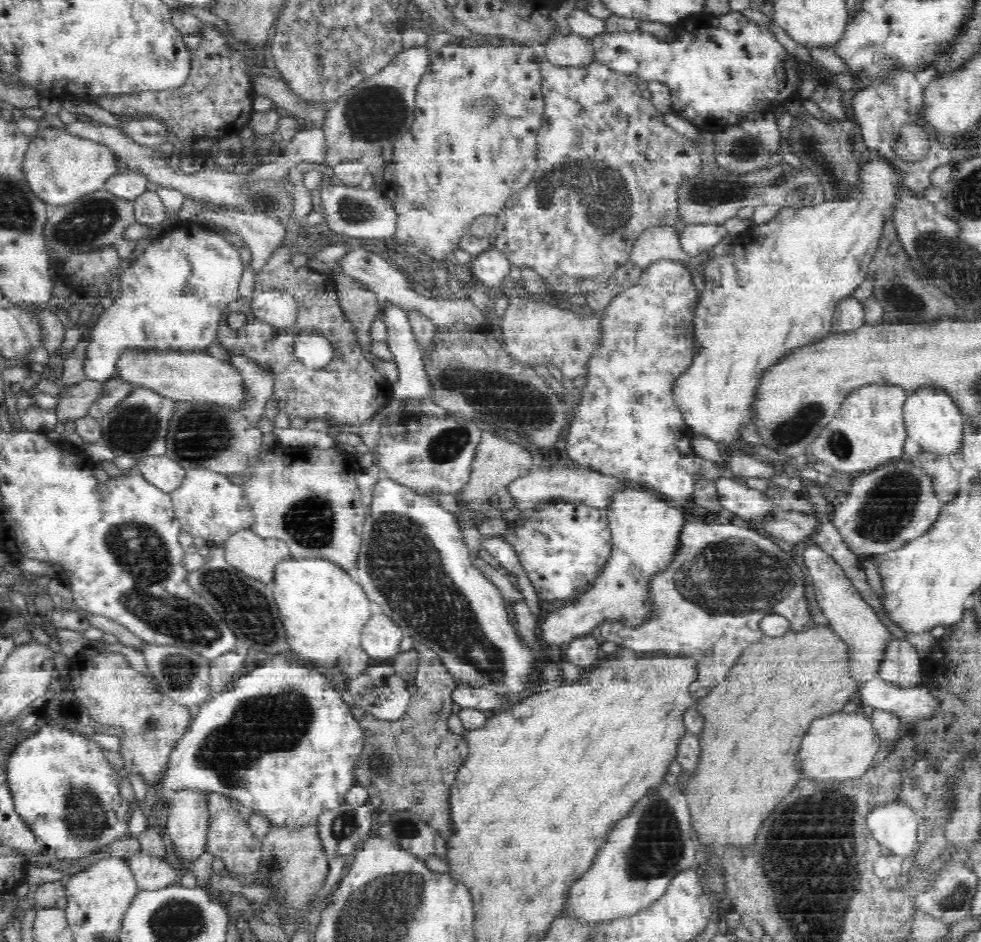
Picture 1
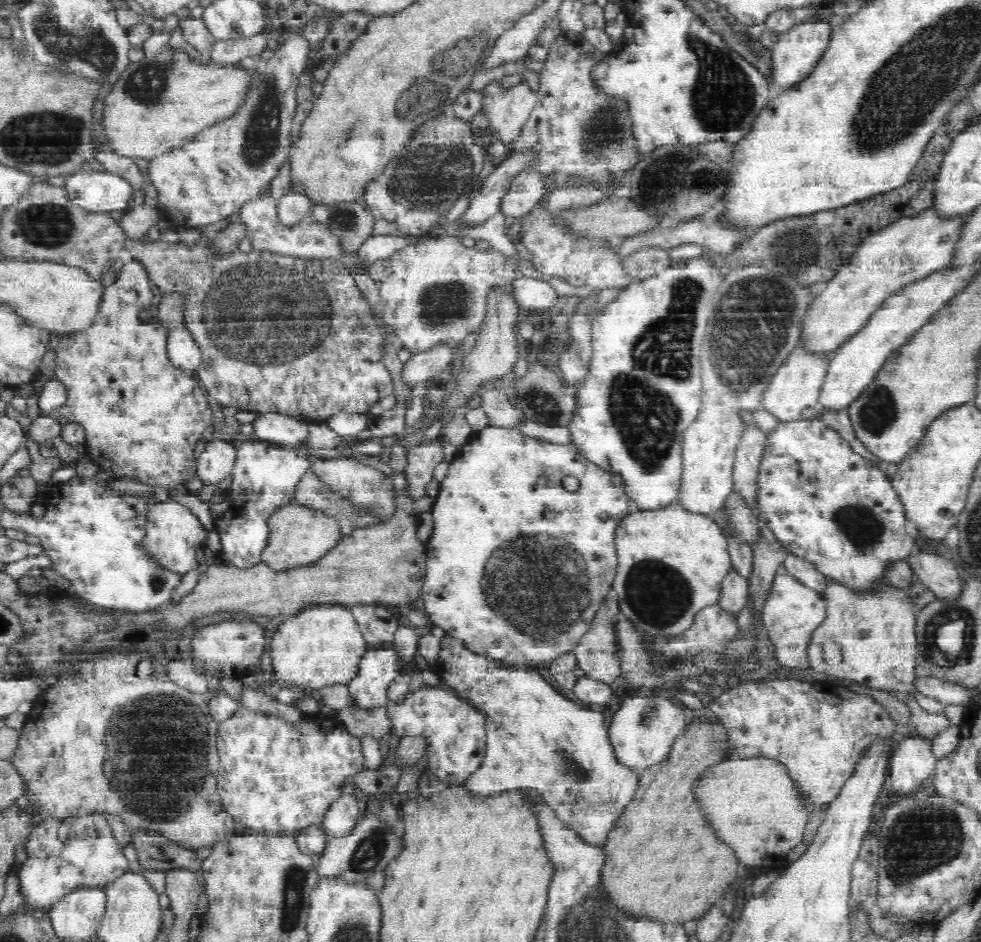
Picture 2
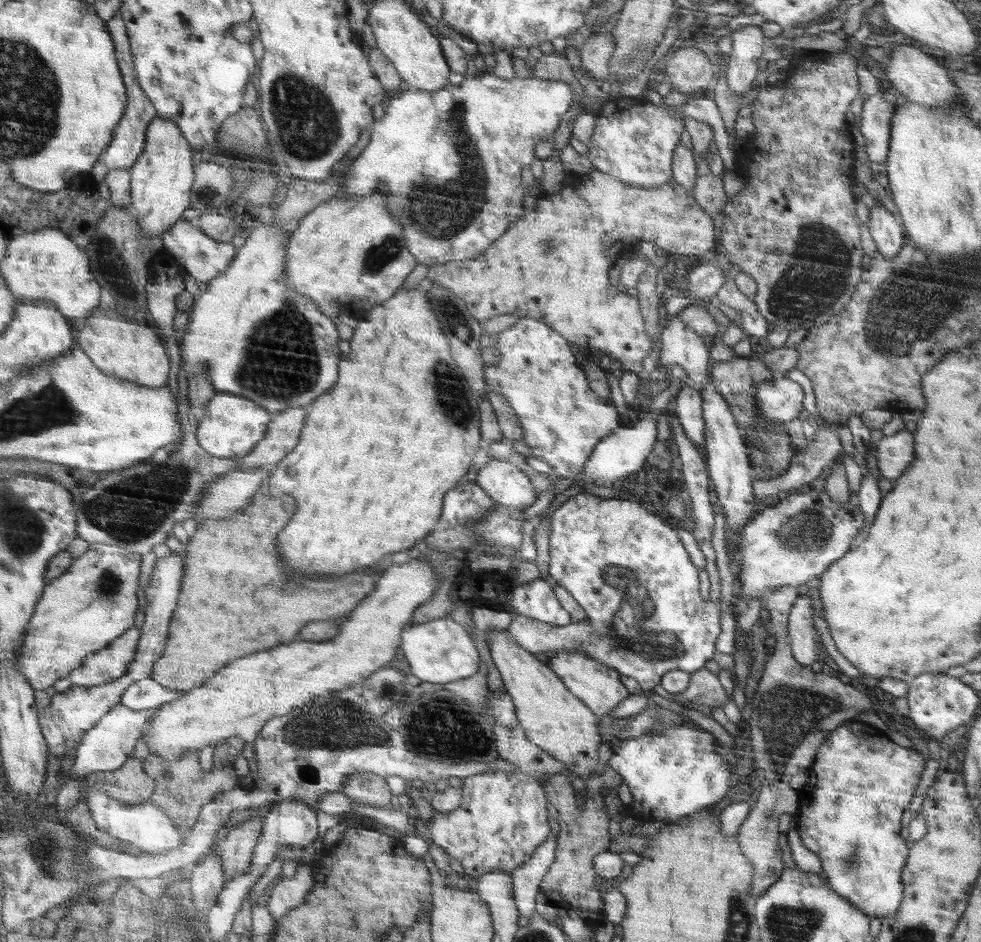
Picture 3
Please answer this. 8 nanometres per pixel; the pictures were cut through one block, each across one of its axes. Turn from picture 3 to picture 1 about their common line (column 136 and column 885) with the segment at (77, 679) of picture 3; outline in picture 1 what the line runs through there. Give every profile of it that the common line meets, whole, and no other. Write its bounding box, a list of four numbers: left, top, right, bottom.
[804,544,896,686]

